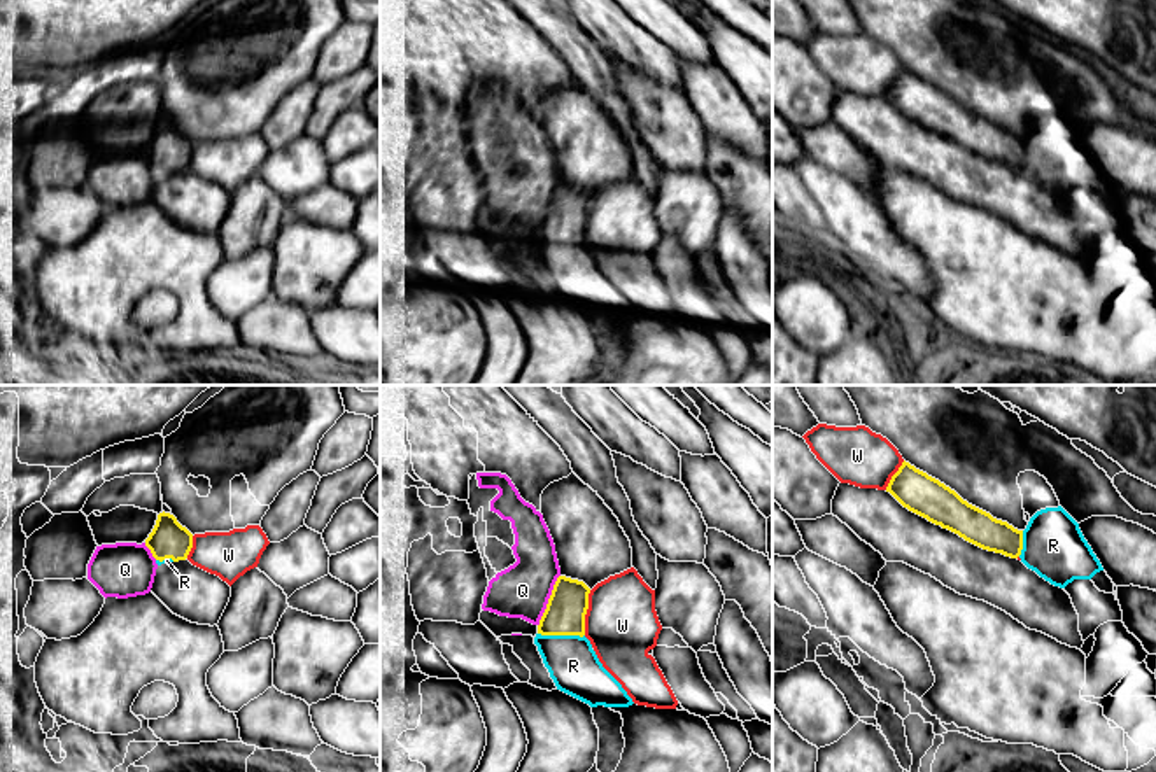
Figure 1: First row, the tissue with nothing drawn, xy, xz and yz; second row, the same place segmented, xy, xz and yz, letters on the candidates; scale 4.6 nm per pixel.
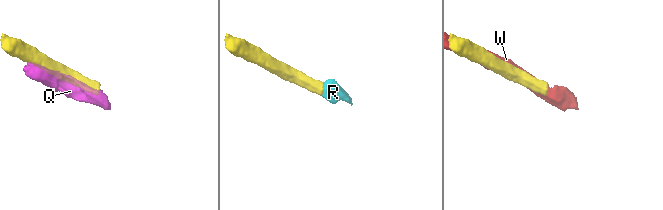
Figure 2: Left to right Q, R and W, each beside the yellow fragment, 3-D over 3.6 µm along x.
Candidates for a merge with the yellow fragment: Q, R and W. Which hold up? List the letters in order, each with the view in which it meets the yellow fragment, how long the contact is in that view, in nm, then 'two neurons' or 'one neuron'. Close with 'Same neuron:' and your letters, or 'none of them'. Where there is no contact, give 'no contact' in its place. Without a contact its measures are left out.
Q: meets yellow in xz; contact 260 nm long; two neurons
R: meets yellow in xz; contact 220 nm long; one neuron
W: meets yellow in xz; contact 220 nm long; two neurons
Same neuron: R

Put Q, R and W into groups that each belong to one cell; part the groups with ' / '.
Q / R / W

